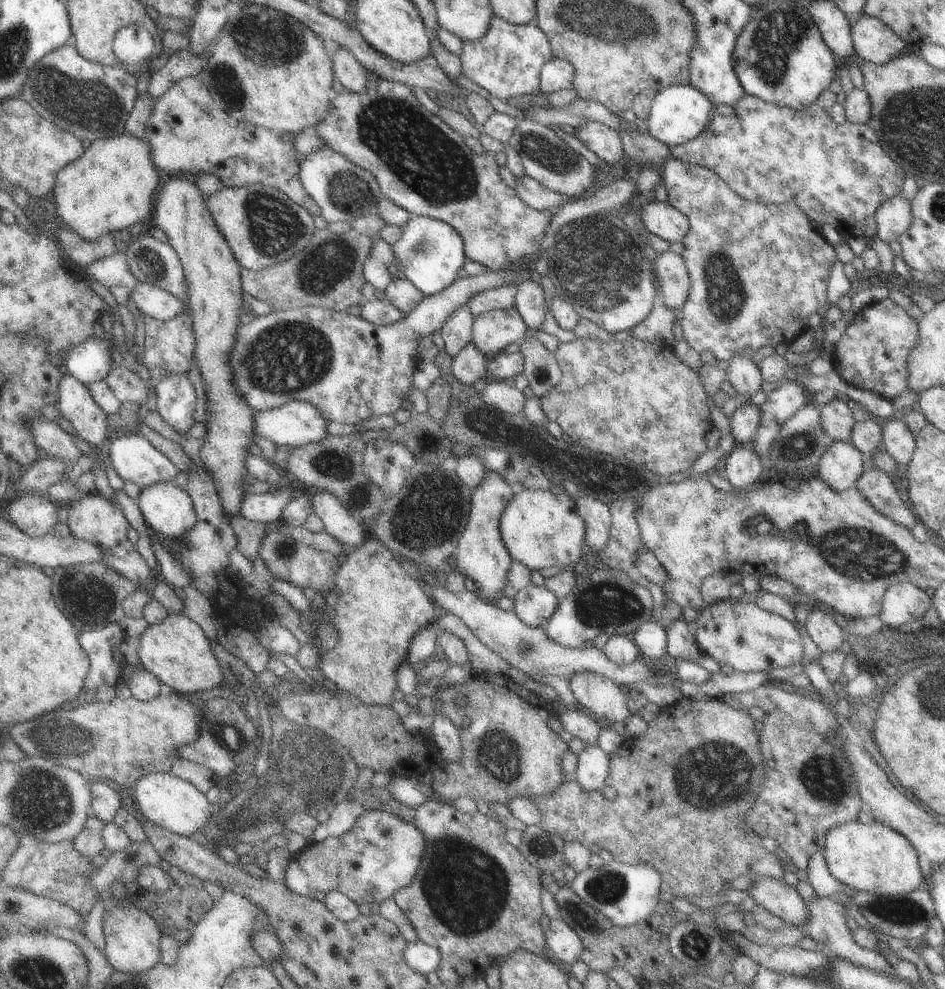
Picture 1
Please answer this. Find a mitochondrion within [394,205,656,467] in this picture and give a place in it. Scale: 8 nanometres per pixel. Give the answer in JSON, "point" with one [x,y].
{"point":[599,265]}

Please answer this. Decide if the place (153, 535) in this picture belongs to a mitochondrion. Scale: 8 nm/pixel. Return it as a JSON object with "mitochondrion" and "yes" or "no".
{"mitochondrion":"no"}

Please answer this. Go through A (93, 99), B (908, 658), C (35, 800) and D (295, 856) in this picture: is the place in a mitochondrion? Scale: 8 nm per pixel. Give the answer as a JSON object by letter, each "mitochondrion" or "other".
{"A":"mitochondrion","B":"mitochondrion","C":"mitochondrion","D":"other"}

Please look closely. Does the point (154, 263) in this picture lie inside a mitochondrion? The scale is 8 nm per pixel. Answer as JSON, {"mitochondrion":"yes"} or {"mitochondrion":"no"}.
{"mitochondrion":"yes"}

